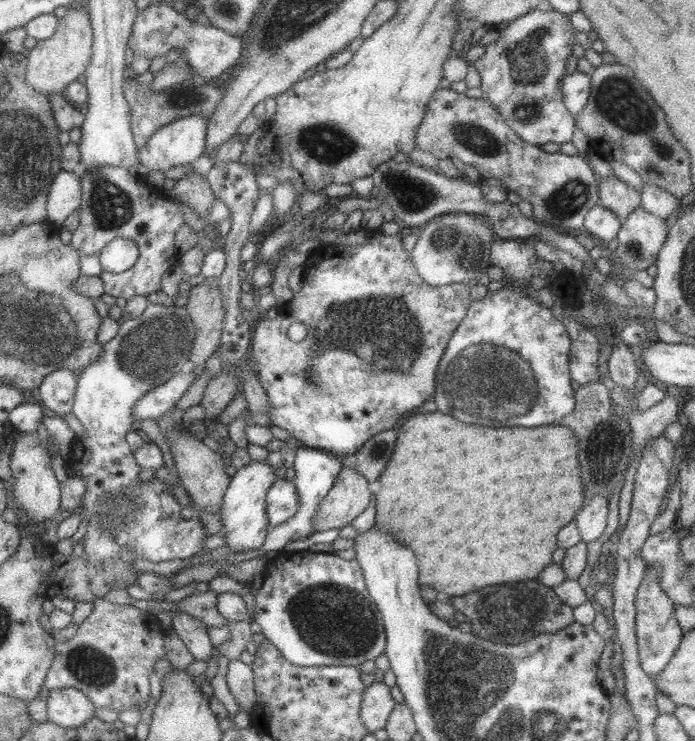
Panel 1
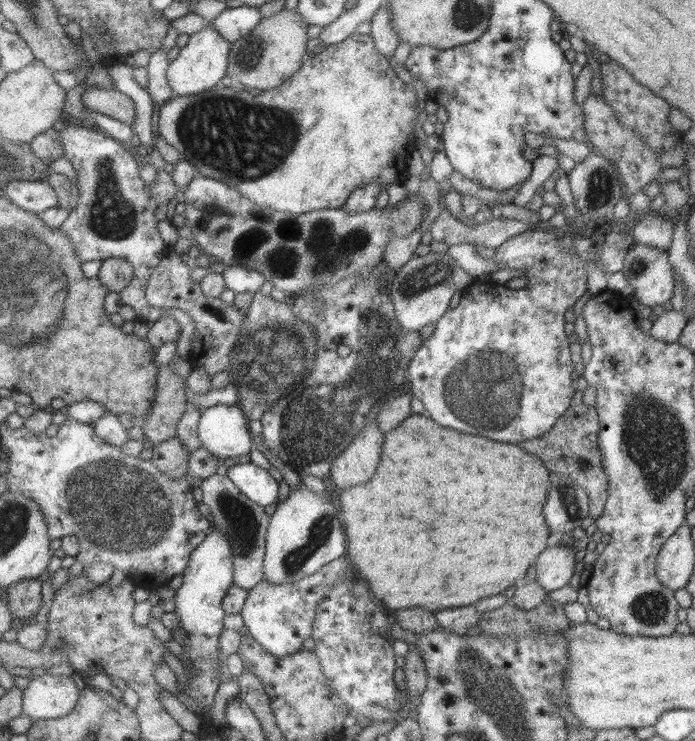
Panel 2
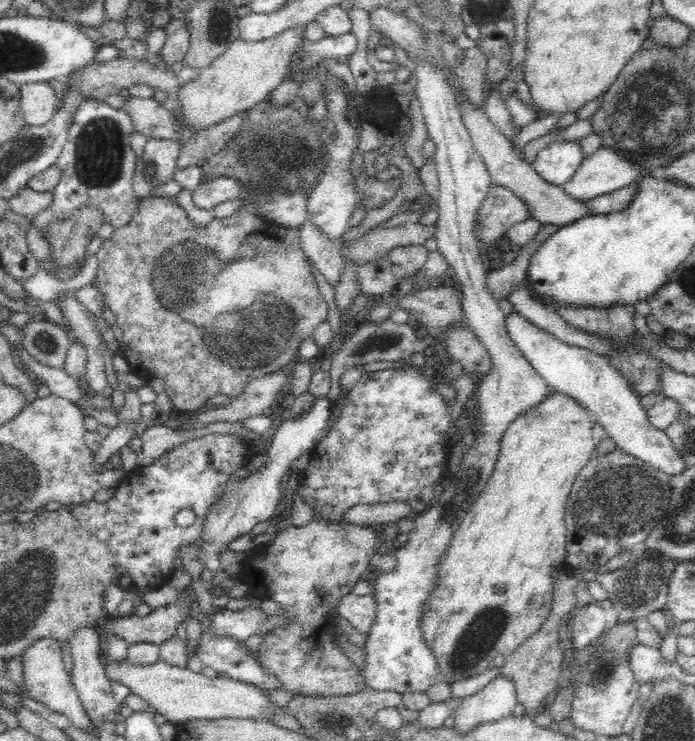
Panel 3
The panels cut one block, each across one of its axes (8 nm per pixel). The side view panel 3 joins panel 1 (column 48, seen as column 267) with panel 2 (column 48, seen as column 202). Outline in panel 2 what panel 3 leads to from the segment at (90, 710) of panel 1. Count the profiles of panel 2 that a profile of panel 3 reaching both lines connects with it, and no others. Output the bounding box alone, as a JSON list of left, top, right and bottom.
[23,676,80,720]

